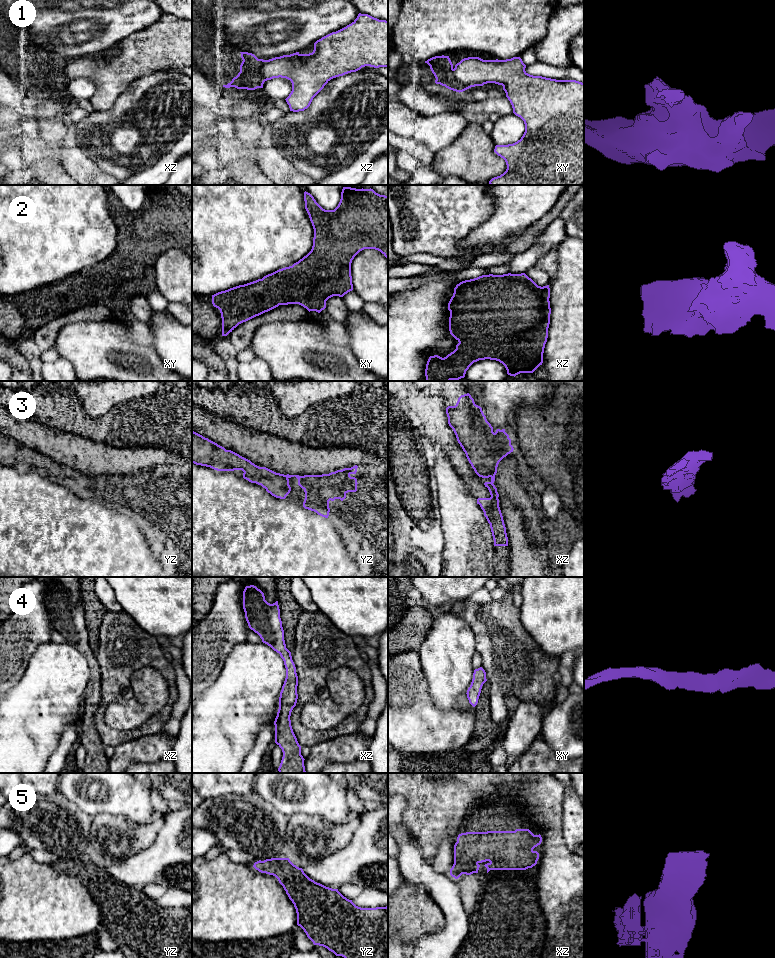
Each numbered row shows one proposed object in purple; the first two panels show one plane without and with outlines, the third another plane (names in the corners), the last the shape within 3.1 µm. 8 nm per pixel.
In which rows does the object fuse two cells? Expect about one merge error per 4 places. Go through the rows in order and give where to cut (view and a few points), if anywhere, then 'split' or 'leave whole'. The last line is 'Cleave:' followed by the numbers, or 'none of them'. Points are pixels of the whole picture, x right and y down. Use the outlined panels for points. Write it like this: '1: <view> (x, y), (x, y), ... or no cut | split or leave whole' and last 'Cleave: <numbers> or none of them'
1: xy (452, 69), (453, 76), (464, 90) | split
2: no cut | leave whole
3: no cut | leave whole
4: no cut | leave whole
5: no cut | leave whole
Cleave: 1

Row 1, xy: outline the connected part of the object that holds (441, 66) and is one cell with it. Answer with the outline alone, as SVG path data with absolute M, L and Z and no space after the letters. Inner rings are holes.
M435 56L425 61L425 63L430 66L436 78L436 84L440 84L459 93L465 91L462 85L454 77L453 64L449 56Z

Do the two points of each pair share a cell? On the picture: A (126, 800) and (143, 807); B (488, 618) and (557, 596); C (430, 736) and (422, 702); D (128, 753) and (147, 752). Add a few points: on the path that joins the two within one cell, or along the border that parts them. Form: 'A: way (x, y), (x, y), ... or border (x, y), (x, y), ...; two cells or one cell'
A: way (130, 800), (139, 807); one cell
B: border (519, 608), (520, 622), (526, 631); two cells
C: way (424, 728), (422, 726), (422, 710); one cell
D: way (133, 752), (142, 752); one cell

